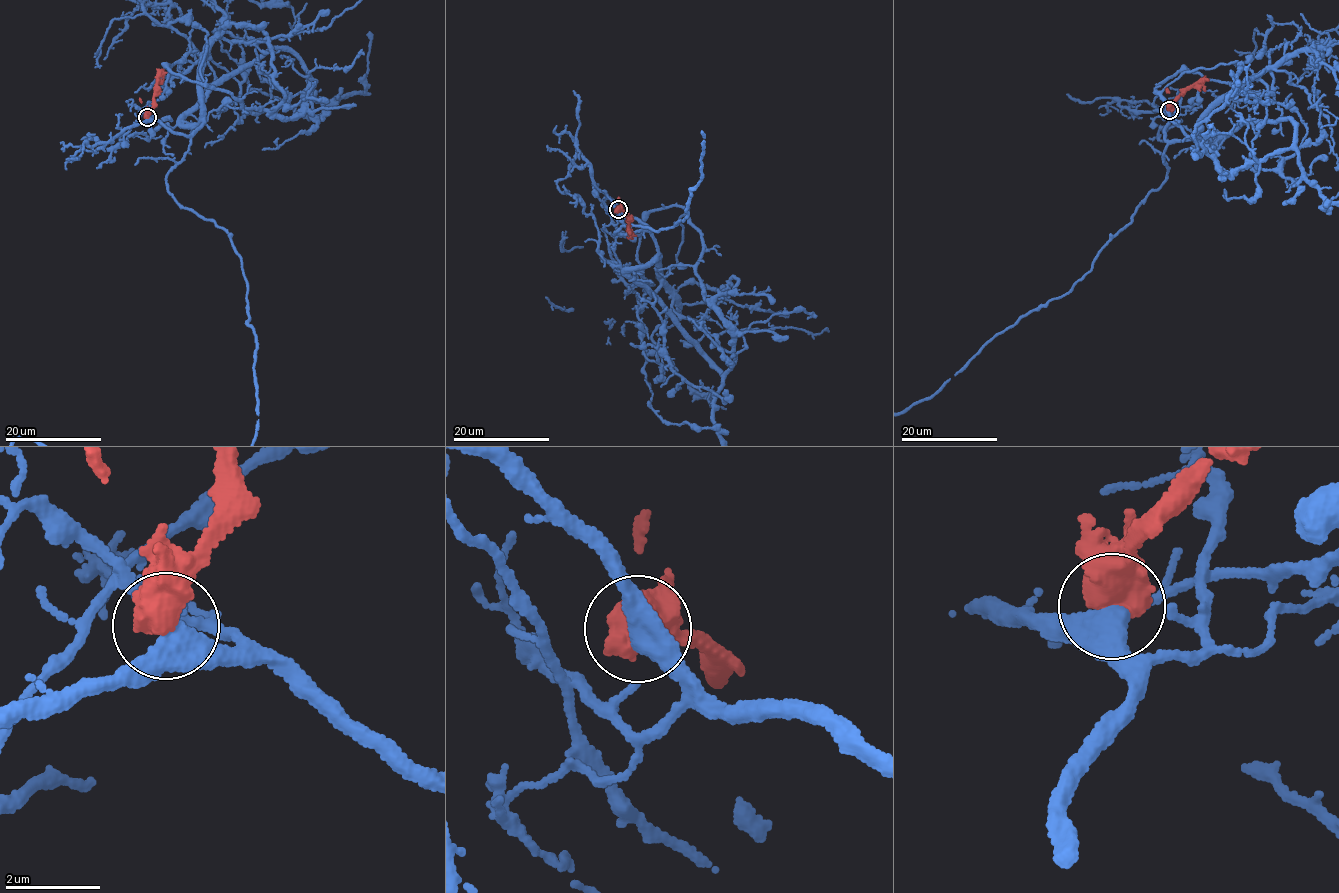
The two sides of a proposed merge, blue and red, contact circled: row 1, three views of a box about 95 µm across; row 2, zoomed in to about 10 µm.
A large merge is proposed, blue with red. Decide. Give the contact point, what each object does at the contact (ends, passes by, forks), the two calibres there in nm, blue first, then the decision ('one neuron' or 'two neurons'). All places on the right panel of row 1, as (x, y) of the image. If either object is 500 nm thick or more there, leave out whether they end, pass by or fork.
(1169, 110) | 460/800 nm | two neurons

